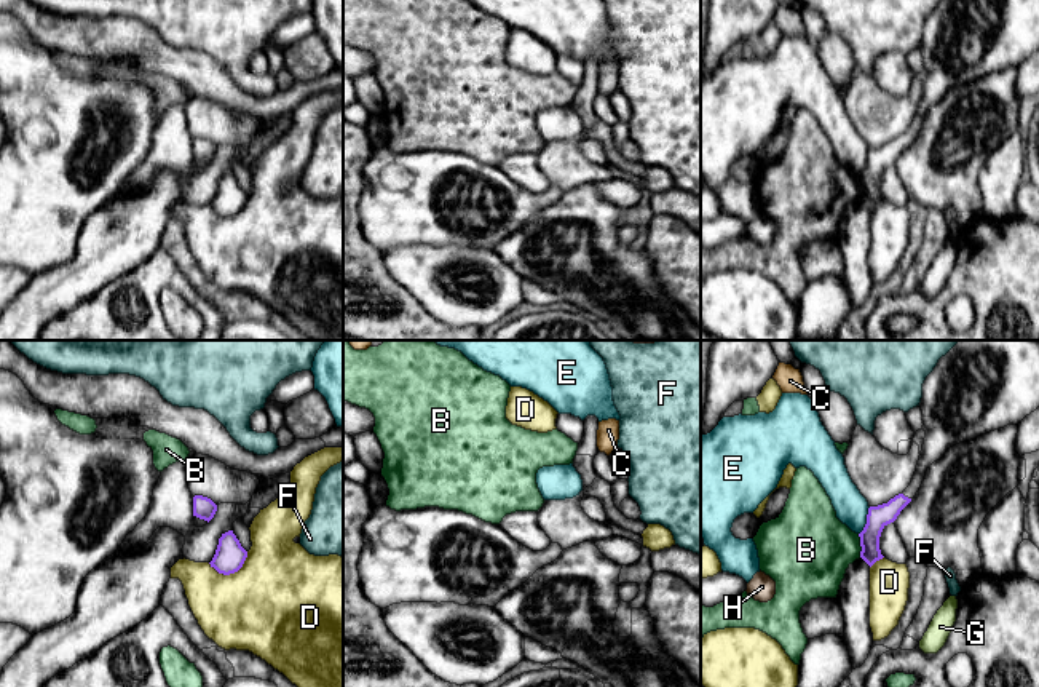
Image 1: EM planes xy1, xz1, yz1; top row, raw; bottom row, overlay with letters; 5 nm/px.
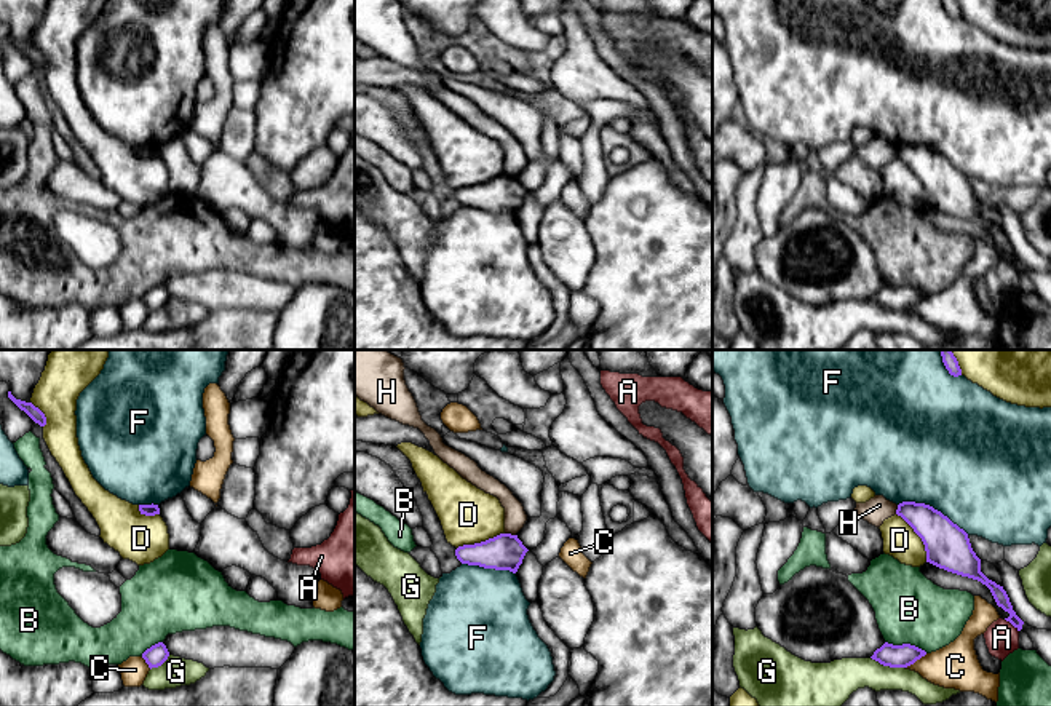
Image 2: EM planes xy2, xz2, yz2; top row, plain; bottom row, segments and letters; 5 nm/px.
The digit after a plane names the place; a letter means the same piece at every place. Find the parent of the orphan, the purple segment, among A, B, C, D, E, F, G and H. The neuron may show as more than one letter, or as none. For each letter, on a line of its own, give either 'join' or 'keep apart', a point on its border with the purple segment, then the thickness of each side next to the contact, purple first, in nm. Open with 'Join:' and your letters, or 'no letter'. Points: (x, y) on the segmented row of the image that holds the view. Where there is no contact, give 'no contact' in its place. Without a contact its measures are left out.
Join: no letter
A: keep apart | yz2 (1011, 623) | 70/170 nm
B: keep apart | yz2 (906, 644) | 120/360 nm
C: keep apart | yz2 (916, 660) | 120/220 nm
D: keep apart | xy1 (232, 572) | 150/480 nm
E: keep apart | yz1 (867, 521) | 110/170 nm
F: keep apart | yz2 (932, 507) | 220/500 nm
G: keep apart | yz2 (888, 665) | 120/190 nm
H: keep apart | xz2 (510, 534) | 190/110 nm

